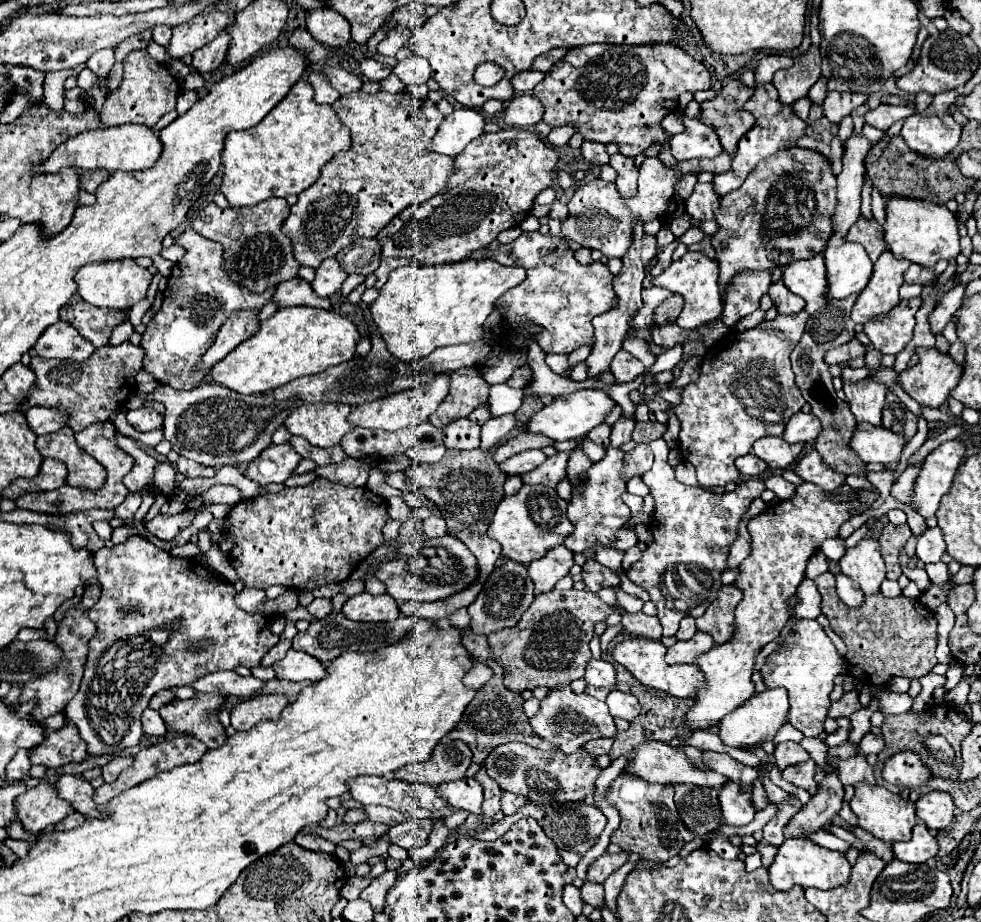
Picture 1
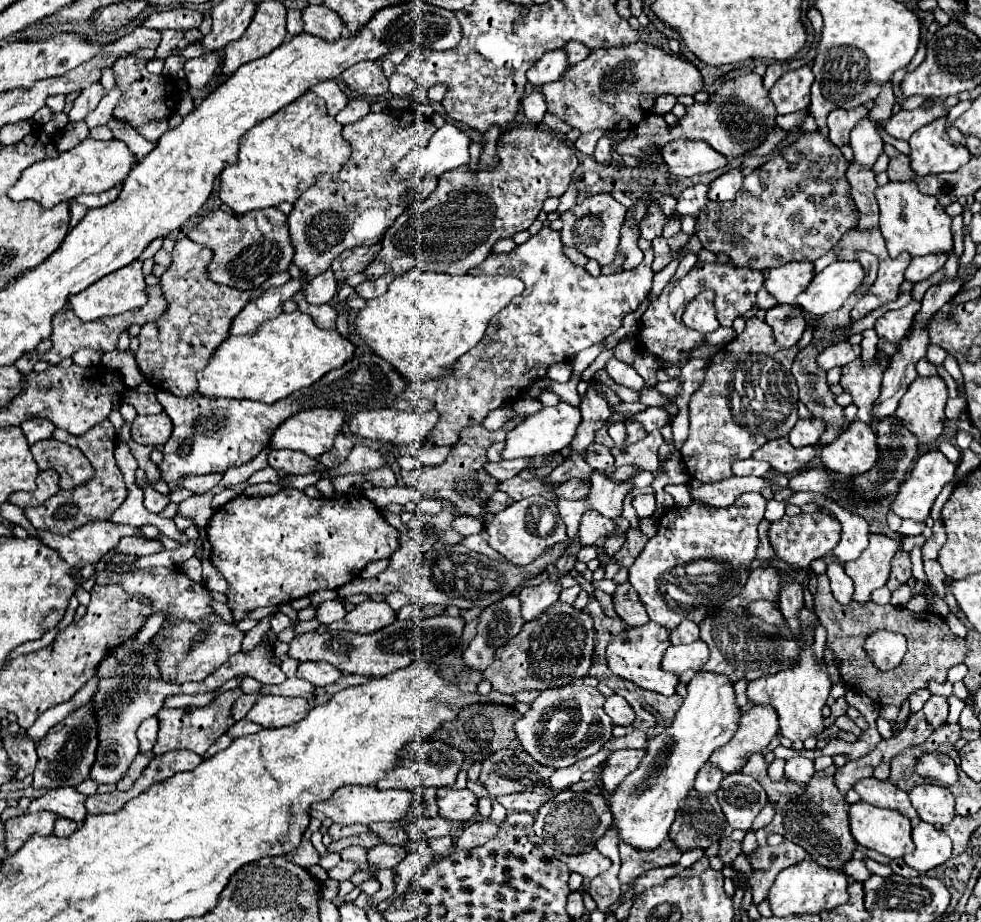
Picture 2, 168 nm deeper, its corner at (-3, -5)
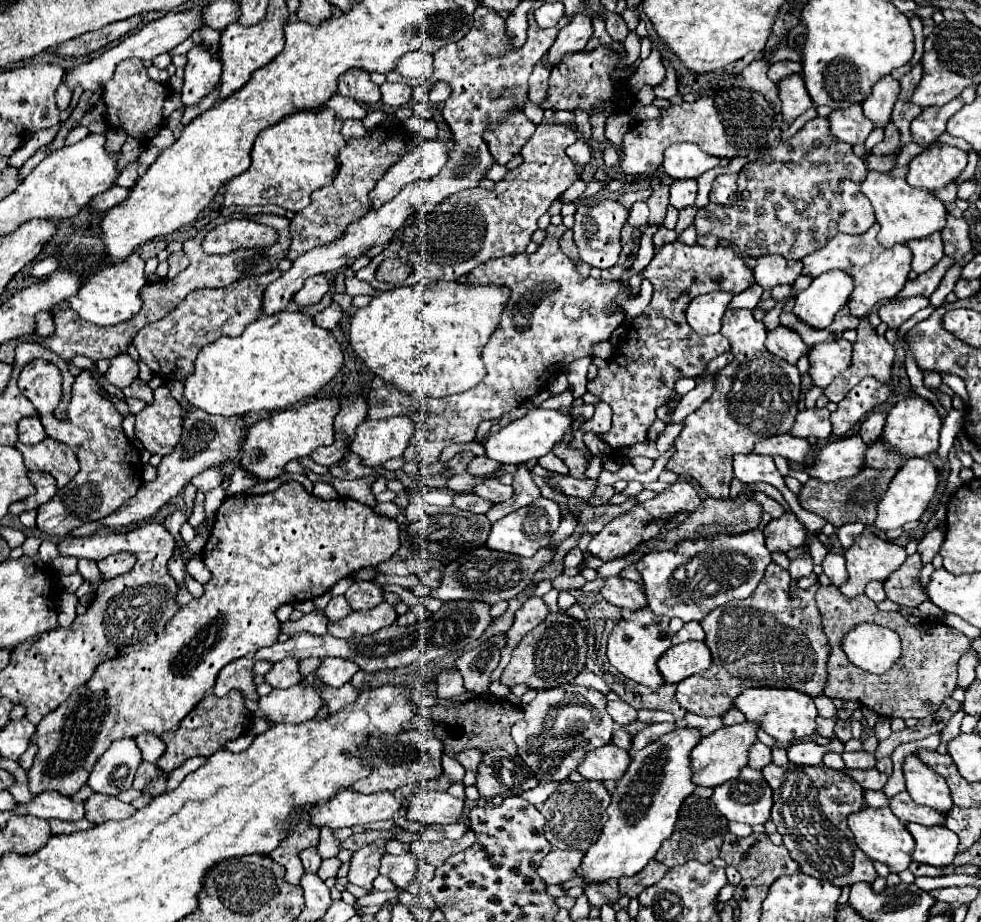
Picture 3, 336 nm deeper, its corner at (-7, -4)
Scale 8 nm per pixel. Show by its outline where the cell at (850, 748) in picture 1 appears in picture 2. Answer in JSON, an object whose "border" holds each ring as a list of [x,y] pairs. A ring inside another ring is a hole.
{"border":[[[755,753],[749,757],[747,765],[741,769],[741,773],[755,777],[763,789],[767,791],[769,797],[777,797],[777,813],[789,813],[787,815],[787,831],[769,831],[769,833],[779,833],[783,839],[793,841],[795,845],[803,847],[811,859],[827,869],[843,869],[843,865],[853,859],[853,851],[857,849],[855,839],[851,837],[849,831],[849,803],[845,799],[845,793],[839,793],[835,787],[833,775],[835,767],[827,767],[823,771],[815,771],[807,787],[799,787],[793,781],[787,781],[785,777],[779,781],[773,781],[767,777],[767,761],[763,753]]]}

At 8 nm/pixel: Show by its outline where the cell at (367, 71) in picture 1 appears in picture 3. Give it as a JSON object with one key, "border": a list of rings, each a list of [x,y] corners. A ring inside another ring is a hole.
{"border":[[[351,68],[339,78],[339,94],[353,98],[361,104],[375,104],[381,100],[381,90],[373,84],[369,72],[361,68]]]}

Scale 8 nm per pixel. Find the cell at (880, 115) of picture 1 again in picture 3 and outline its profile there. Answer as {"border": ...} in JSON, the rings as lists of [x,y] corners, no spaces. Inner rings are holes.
{"border":[[[951,100],[943,106],[931,106],[931,108],[923,108],[923,112],[911,122],[911,136],[913,142],[917,142],[919,146],[927,146],[933,140],[937,140],[947,126],[947,120],[963,108],[963,100]]]}

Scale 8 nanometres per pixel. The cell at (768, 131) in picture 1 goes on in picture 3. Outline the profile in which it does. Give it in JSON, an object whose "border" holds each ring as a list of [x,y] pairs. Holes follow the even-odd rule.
{"border":[[[737,174],[717,176],[713,182],[709,200],[717,202],[717,204],[733,204],[735,198],[737,198]]]}

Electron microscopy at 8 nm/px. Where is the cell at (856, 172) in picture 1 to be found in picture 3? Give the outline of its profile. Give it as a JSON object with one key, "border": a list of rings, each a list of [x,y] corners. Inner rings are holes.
{"border":[[[883,76],[875,90],[863,102],[863,114],[875,124],[875,128],[885,128],[891,120],[891,110],[899,94],[899,82],[891,76]]]}

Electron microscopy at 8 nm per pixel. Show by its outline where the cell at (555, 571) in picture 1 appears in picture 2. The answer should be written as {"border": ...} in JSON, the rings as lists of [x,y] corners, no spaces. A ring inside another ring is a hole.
{"border":[[[543,581],[533,587],[523,587],[523,591],[519,593],[519,601],[523,605],[523,621],[533,621],[535,617],[539,617],[549,605],[553,605],[559,599],[559,593],[559,581]]]}

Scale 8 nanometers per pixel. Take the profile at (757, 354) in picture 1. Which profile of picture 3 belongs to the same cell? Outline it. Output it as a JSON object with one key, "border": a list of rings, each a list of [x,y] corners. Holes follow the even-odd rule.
{"border":[[[727,310],[721,334],[731,342],[731,354],[735,358],[715,374],[711,398],[685,418],[683,430],[675,440],[675,454],[667,462],[667,470],[699,480],[711,498],[729,496],[729,484],[733,480],[731,460],[737,452],[749,454],[755,442],[791,432],[801,396],[797,366],[767,352],[767,330],[763,322],[753,318],[751,310]]]}

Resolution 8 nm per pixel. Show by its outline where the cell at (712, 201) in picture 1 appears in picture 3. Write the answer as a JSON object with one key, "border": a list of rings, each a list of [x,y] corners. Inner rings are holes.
{"border":[[[675,180],[671,186],[671,206],[675,208],[687,208],[693,206],[697,198],[697,180]]]}

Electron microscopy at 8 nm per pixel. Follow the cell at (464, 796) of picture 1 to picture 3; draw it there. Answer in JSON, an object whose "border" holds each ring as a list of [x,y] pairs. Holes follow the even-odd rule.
{"border":[[[419,790],[409,796],[405,818],[421,824],[455,824],[463,818],[465,802],[449,792]]]}

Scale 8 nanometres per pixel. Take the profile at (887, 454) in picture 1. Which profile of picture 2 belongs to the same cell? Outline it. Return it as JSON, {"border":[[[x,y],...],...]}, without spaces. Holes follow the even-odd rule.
{"border":[[[853,421],[845,433],[841,433],[833,443],[825,445],[821,451],[823,465],[845,477],[861,475],[869,471],[879,457],[875,433],[863,421]]]}

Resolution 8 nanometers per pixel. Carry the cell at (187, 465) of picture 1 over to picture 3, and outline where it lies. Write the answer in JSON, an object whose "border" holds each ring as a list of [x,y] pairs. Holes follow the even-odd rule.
{"border":[[[211,468],[211,470],[207,470],[207,472],[199,474],[199,476],[195,476],[195,478],[191,480],[191,484],[193,484],[197,490],[207,492],[207,490],[211,490],[211,488],[221,486],[221,480],[223,480],[221,472],[219,472],[217,468]]]}

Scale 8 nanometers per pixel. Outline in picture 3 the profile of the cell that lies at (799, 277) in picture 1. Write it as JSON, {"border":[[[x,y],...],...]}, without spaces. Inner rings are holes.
{"border":[[[763,256],[757,258],[755,266],[755,282],[763,290],[773,290],[781,284],[793,284],[801,274],[803,264],[797,260],[785,260],[783,256]]]}

